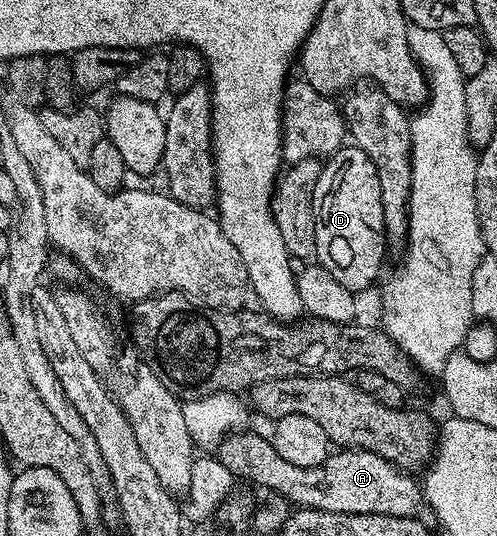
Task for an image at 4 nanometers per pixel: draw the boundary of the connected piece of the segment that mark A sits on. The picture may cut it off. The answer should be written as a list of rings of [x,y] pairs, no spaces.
[[[233,433],[223,440],[224,452],[218,458],[237,476],[245,475],[257,488],[265,487],[276,495],[296,503],[297,508],[309,511],[329,511],[347,515],[389,515],[390,517],[419,516],[420,503],[425,502],[421,484],[415,474],[401,471],[390,461],[373,451],[340,449],[329,454],[322,465],[303,467],[290,465],[274,449],[271,438],[256,443],[249,433]]]

